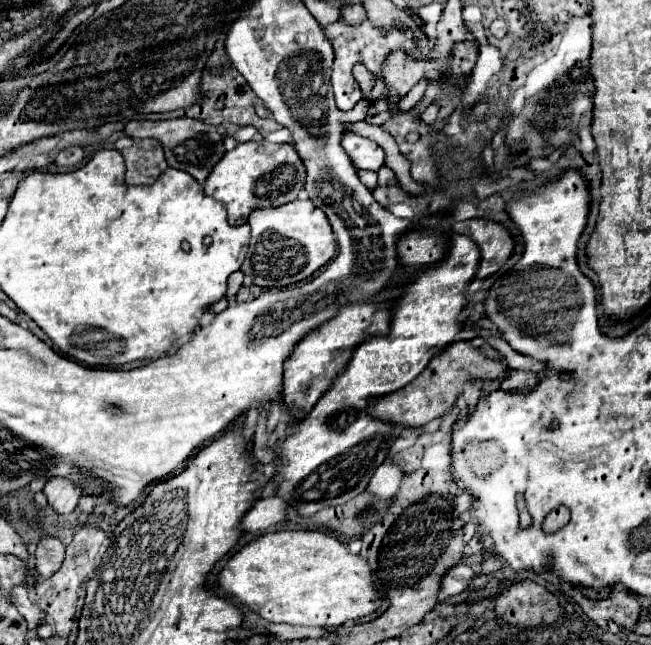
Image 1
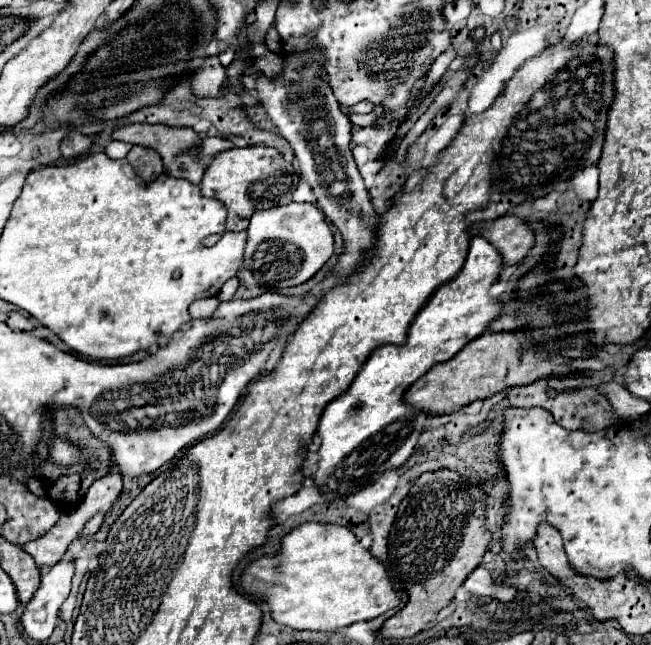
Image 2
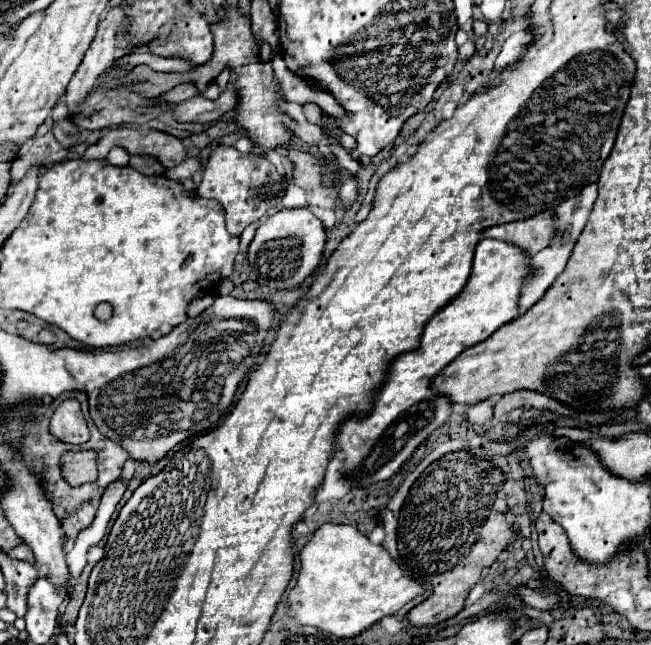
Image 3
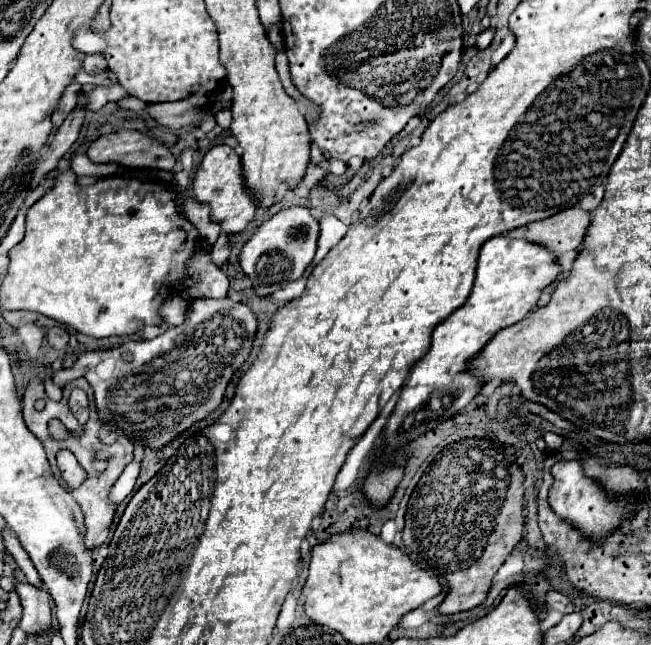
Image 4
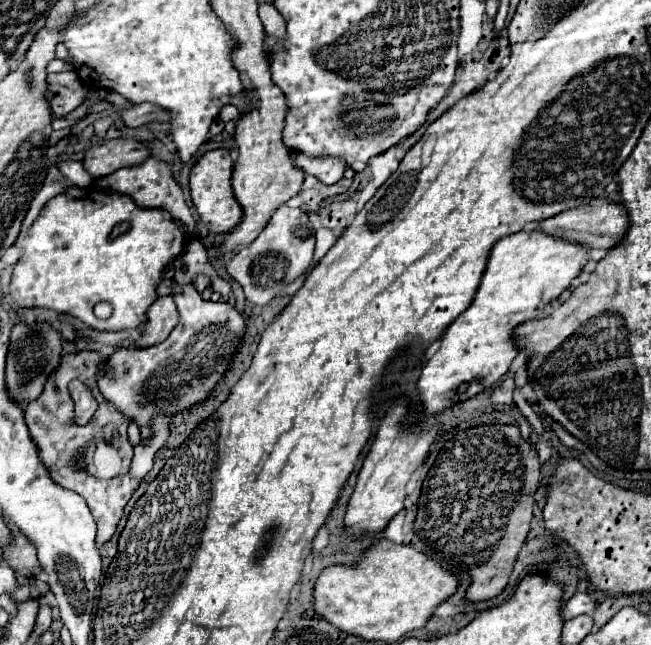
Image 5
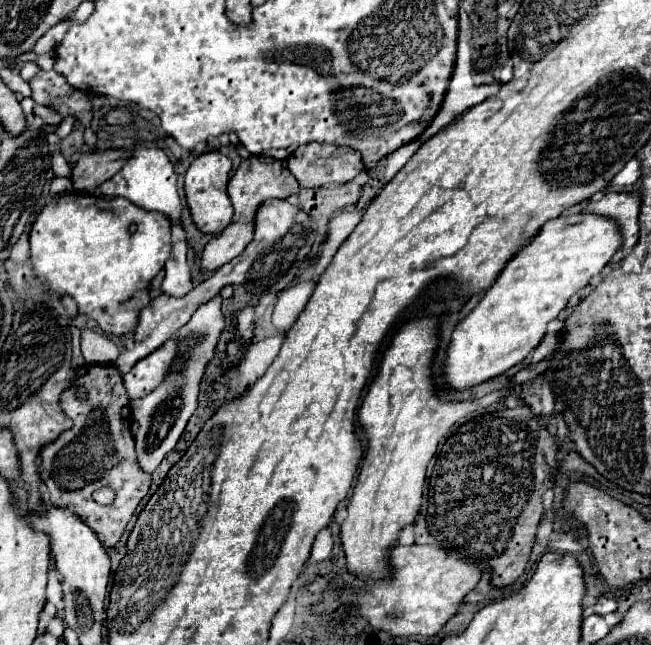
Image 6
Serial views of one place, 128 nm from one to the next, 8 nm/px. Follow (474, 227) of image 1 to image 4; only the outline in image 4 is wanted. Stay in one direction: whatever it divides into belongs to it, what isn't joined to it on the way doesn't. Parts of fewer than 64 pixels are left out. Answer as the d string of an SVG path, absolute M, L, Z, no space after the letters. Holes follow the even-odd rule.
M566 208L550 218L506 232L508 238L522 238L548 248L554 254L578 250L590 224L590 214L578 208Z

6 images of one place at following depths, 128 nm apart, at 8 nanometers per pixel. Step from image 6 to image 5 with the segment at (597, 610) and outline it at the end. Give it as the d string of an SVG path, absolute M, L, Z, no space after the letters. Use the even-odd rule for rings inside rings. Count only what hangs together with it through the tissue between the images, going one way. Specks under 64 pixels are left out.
M574 594L570 600L566 600L564 608L568 610L570 616L578 616L578 614L592 614L596 608L596 600L592 600L588 594Z

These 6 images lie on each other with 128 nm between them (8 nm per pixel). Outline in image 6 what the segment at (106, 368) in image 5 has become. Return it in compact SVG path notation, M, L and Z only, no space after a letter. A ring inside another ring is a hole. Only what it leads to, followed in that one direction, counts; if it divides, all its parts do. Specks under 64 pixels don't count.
M172 222L172 234L174 234L172 256L166 262L166 276L162 282L162 292L174 298L182 298L194 288L194 282L192 282L190 268L186 262L186 236L184 236L184 230L176 222ZM170 338L158 350L138 360L130 372L124 374L124 386L130 400L140 400L156 390L168 376L178 356L178 340Z

